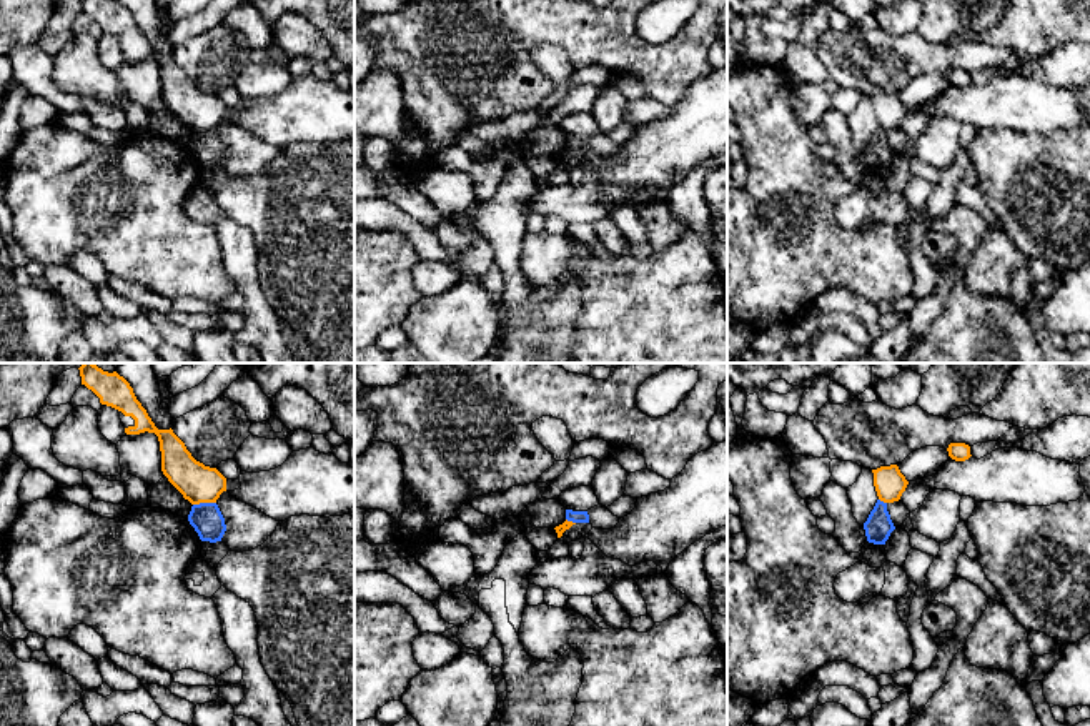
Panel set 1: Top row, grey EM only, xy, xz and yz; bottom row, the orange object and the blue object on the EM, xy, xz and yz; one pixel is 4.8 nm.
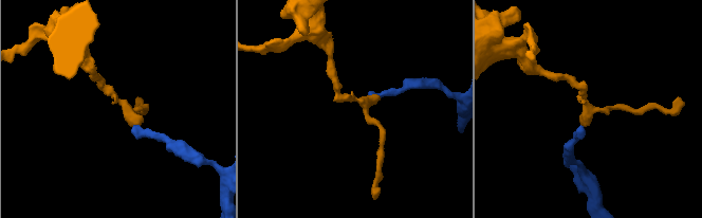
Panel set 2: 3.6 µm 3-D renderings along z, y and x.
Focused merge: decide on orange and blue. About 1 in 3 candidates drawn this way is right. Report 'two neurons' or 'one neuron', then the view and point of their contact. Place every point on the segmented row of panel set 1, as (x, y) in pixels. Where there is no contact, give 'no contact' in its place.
two neurons | xy (203, 502)

